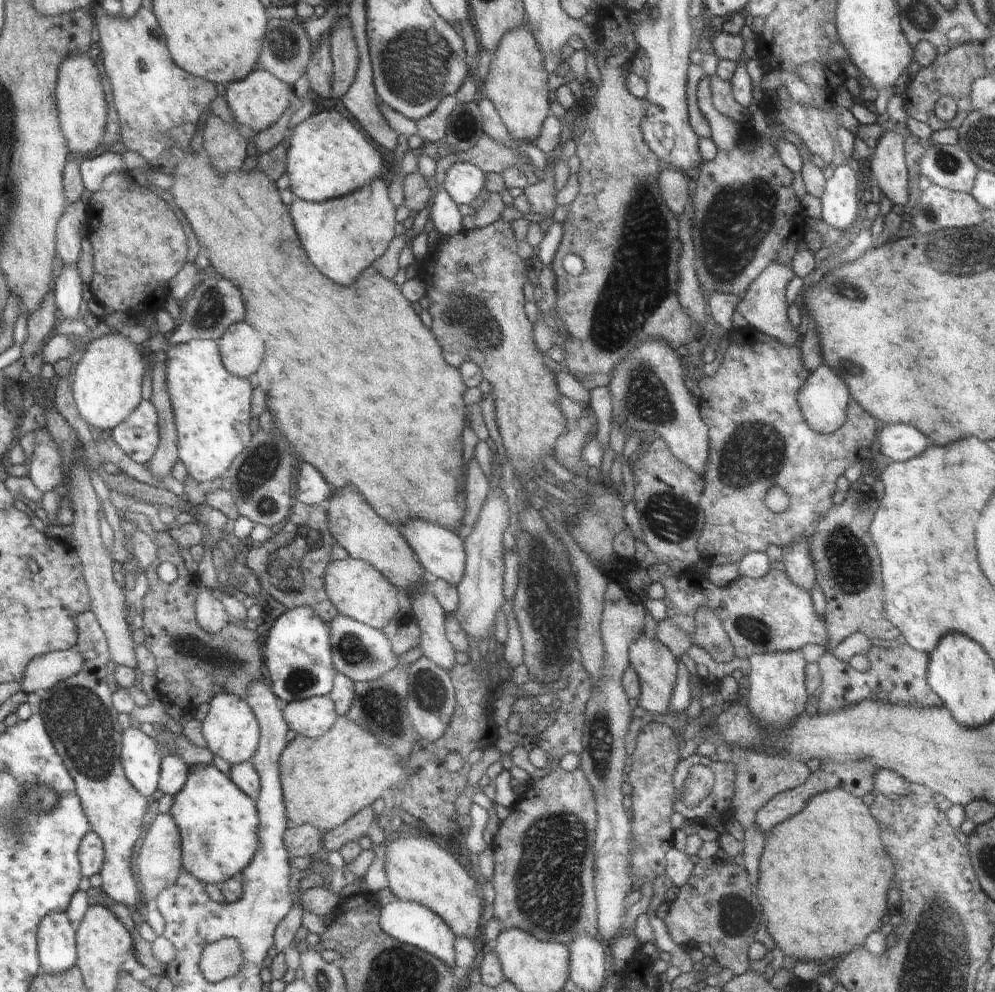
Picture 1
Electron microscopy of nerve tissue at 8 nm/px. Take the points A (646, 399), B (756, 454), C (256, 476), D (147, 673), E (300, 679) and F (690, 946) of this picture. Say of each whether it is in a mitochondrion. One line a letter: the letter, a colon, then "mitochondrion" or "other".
A: mitochondrion
B: mitochondrion
C: mitochondrion
D: other
E: mitochondrion
F: other

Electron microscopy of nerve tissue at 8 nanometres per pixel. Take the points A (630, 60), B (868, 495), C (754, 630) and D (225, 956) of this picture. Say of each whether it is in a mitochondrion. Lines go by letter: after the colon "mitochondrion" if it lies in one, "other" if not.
A: other
B: other
C: mitochondrion
D: mitochondrion

